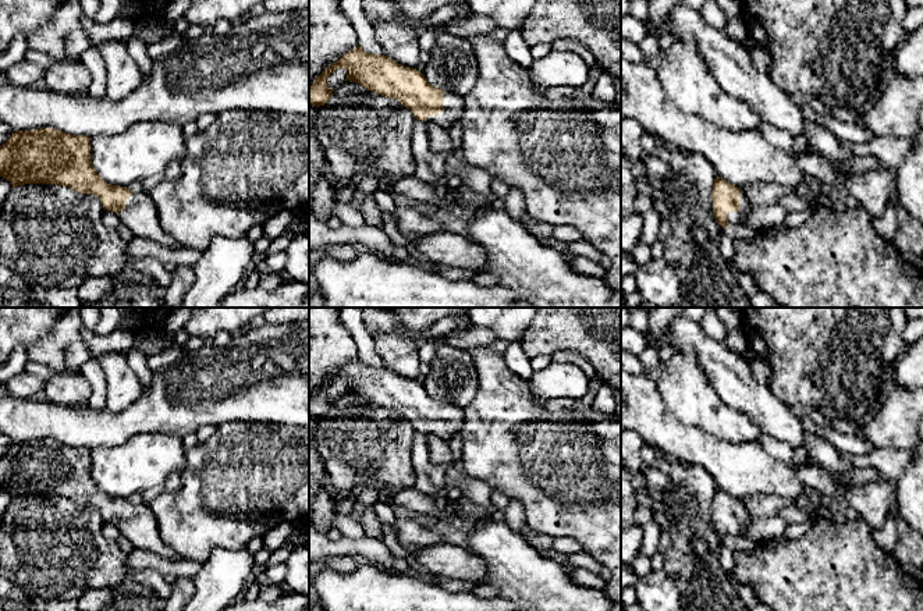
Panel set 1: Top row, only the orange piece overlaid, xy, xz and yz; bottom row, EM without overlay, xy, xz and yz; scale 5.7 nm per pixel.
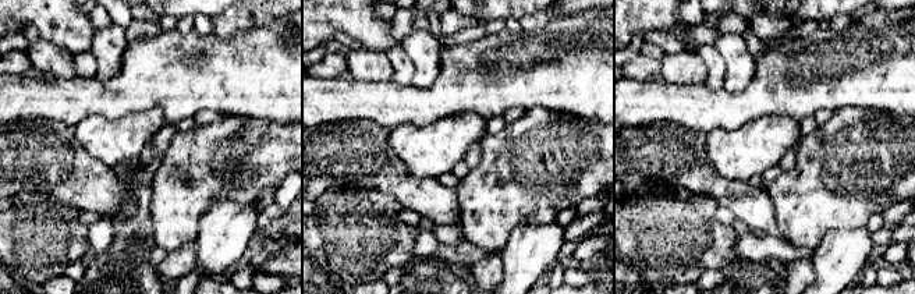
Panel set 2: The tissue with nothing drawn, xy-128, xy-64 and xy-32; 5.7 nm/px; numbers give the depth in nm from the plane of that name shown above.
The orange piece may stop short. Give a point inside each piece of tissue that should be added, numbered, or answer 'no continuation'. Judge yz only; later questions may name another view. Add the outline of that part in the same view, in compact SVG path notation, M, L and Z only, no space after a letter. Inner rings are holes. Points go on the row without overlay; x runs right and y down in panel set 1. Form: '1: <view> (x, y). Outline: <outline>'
1: yz (738, 529). Outline: M741 504L739 522L728 525L728 541L731 541L735 537L743 536L750 522L752 522L750 514L748 512L746 507Z

